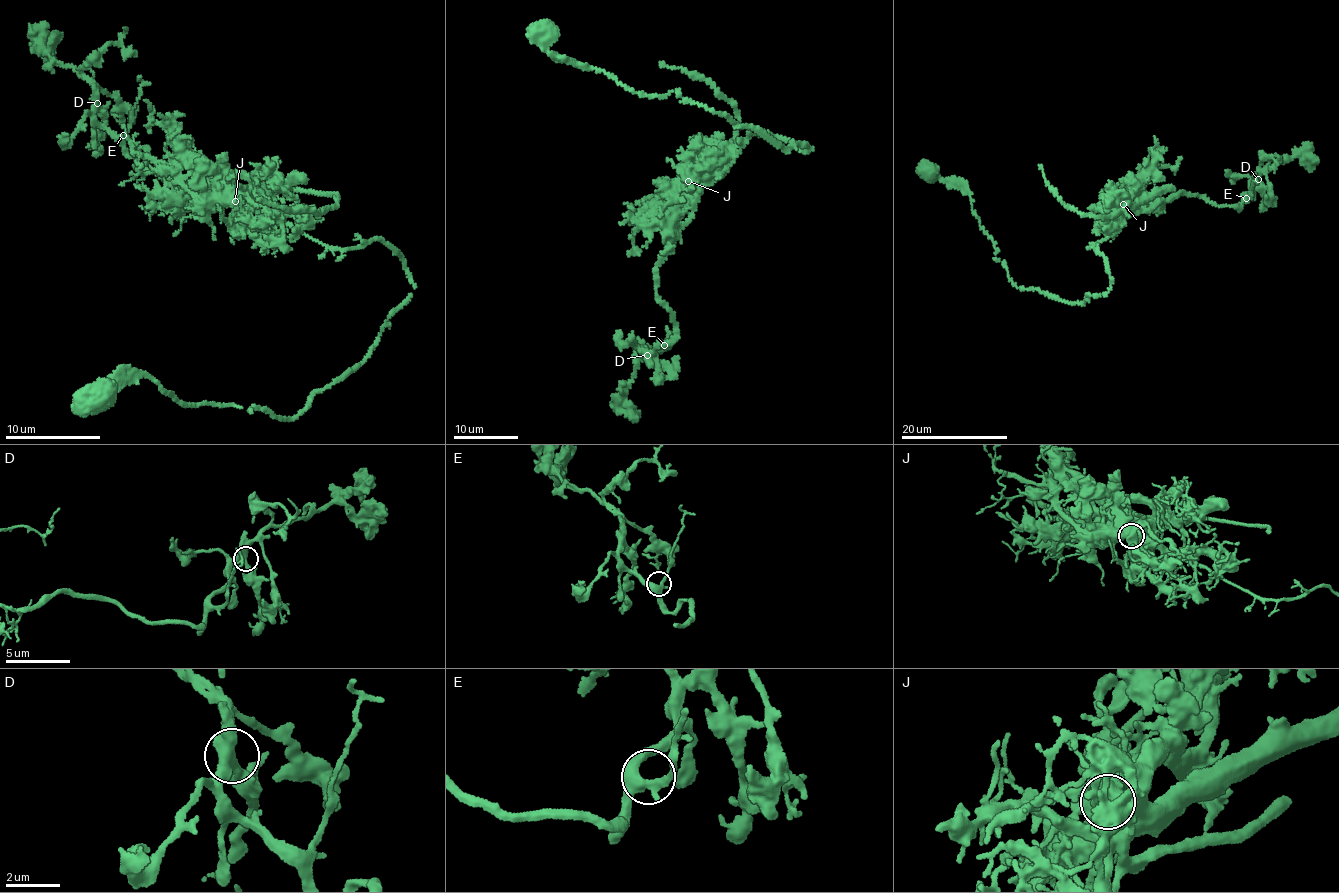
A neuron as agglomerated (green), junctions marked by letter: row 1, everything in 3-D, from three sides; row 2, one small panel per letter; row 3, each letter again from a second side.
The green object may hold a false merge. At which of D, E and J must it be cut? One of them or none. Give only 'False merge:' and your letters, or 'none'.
False merge: J

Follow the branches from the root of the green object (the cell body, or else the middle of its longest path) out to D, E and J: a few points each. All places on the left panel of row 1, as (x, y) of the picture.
D: (100, 400), (145, 375), (296, 418), (414, 288), (381, 241), (334, 248), (141, 169), (97, 103)
E: (100, 400), (145, 375), (296, 418), (414, 288), (381, 241), (254, 217), (141, 169), (123, 135)
J: (100, 400), (145, 375), (187, 403), (296, 418), (406, 304), (403, 256), (381, 241), (334, 248), (235, 201)

